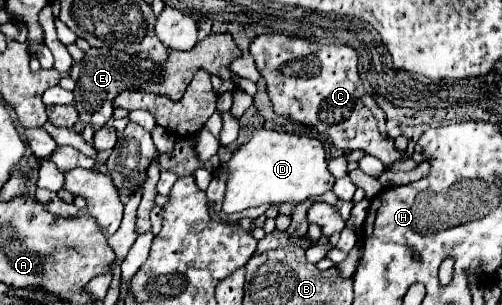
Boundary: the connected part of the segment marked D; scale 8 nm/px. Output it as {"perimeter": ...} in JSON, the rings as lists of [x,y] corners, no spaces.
{"perimeter":[[[254,130],[250,140],[242,144],[226,164],[228,182],[224,194],[224,212],[234,214],[260,204],[302,202],[310,196],[328,192],[334,184],[324,158],[324,146],[316,138],[294,136],[276,130]]]}

